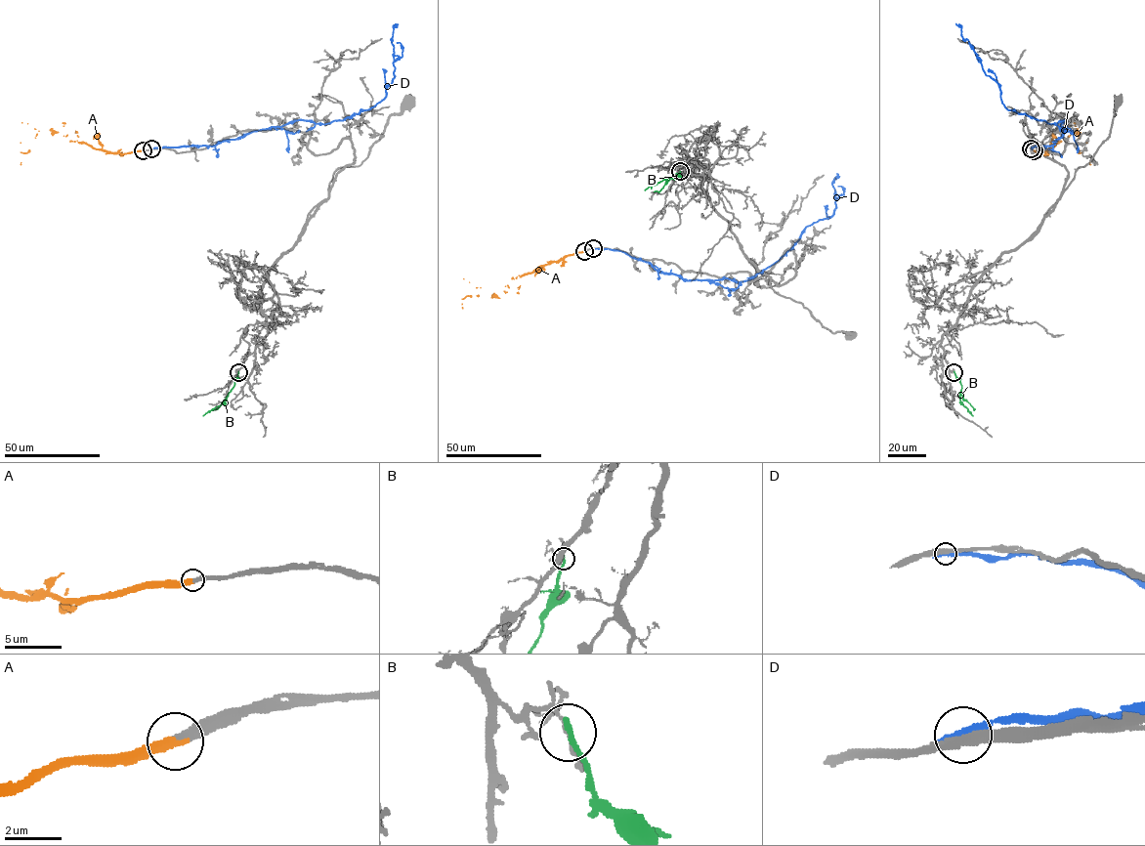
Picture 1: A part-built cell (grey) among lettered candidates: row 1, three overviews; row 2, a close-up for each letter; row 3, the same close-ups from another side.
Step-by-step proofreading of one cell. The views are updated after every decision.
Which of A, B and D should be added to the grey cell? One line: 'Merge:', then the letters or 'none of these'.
Merge: A

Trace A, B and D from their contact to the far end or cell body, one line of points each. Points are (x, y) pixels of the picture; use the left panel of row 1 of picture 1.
A: (143, 150), (109, 153), (50, 130), (37, 133), (28, 151), (21, 152), (21, 164)
B: (238, 372), (224, 401), (203, 416)
D: (151, 148), (213, 146), (298, 120), (343, 120), (373, 106), (395, 77), (391, 39), (395, 23)

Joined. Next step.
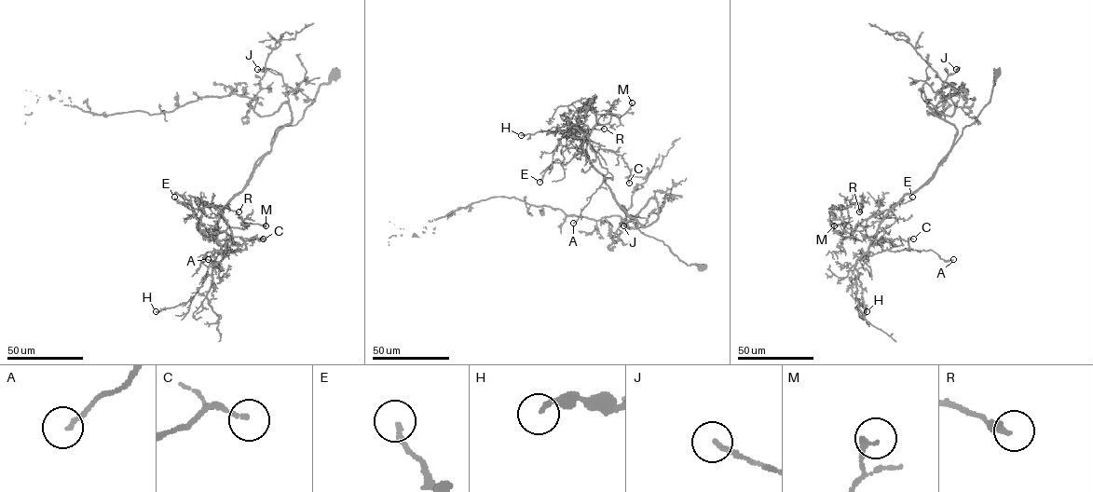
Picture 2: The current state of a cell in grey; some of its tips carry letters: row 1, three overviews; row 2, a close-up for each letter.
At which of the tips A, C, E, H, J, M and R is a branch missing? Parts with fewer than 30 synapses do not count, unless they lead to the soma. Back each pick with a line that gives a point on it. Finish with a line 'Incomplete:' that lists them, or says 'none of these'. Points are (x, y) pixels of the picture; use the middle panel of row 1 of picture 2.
Incomplete: none of these

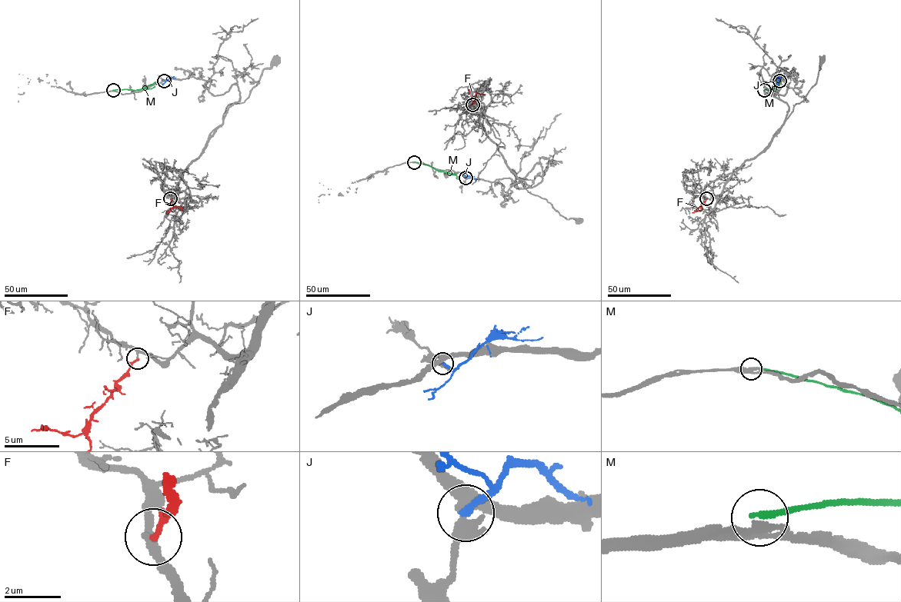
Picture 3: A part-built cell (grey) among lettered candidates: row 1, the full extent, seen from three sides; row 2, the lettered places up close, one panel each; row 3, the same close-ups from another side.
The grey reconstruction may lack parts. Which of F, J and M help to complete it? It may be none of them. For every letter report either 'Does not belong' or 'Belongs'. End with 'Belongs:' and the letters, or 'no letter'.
F: Belongs
J: Does not belong
M: Does not belong
Belongs: F

